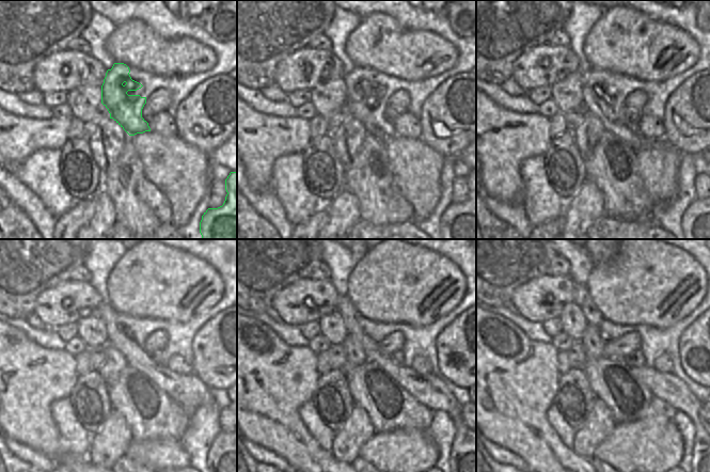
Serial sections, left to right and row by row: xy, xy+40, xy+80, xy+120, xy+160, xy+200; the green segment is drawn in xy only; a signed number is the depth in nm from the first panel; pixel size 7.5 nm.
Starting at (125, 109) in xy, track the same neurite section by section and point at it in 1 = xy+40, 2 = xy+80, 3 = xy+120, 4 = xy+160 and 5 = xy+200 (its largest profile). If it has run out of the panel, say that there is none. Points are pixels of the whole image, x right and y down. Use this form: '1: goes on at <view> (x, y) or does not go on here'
1: goes on at xy+40 (368, 109)
2: goes on at xy+80 (608, 111)
3: goes on at xy+120 (189, 391)
4: goes on at xy+160 (429, 390)
5: goes on at xy+200 (667, 387)

